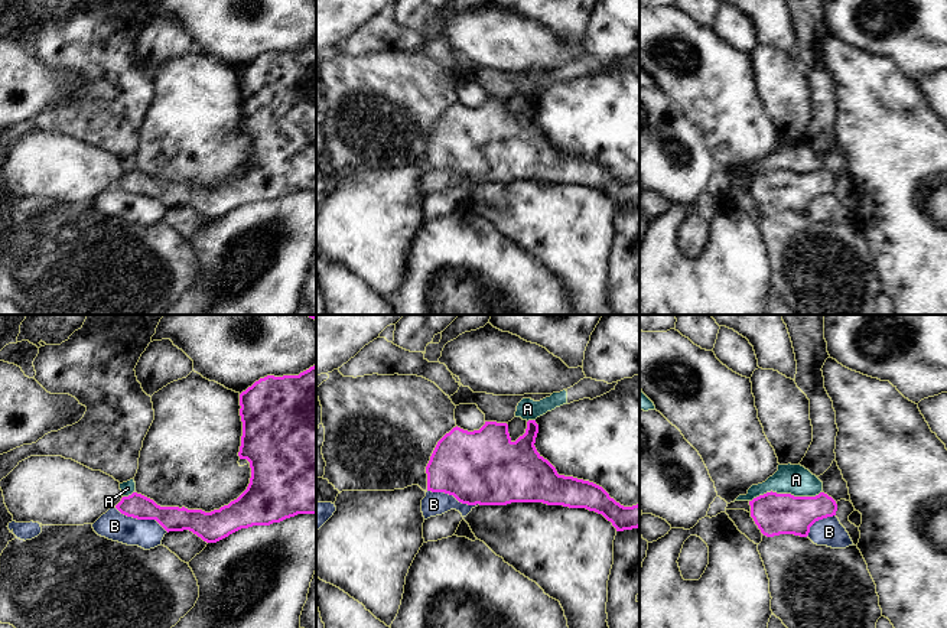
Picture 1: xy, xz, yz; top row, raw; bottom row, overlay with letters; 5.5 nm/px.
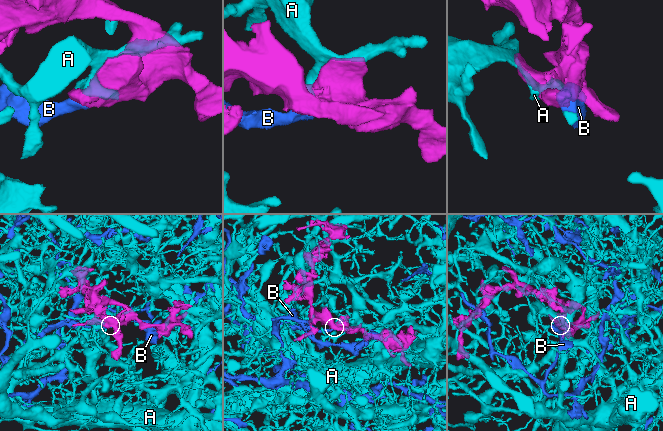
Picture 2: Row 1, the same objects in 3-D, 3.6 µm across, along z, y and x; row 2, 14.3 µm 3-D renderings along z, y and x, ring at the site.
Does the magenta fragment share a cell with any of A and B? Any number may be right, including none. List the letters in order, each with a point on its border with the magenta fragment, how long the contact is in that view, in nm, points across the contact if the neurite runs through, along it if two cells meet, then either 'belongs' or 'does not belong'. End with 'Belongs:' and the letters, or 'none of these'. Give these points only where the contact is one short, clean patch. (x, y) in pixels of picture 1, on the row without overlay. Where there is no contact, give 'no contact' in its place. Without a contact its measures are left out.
A: contact yz (786, 171); length 420 nm; does not belong
B: contact xy (142, 195); length 320 nm; border xy (116, 184), (127, 192), (155, 195), (168, 208); does not belong
Belongs: none of these

